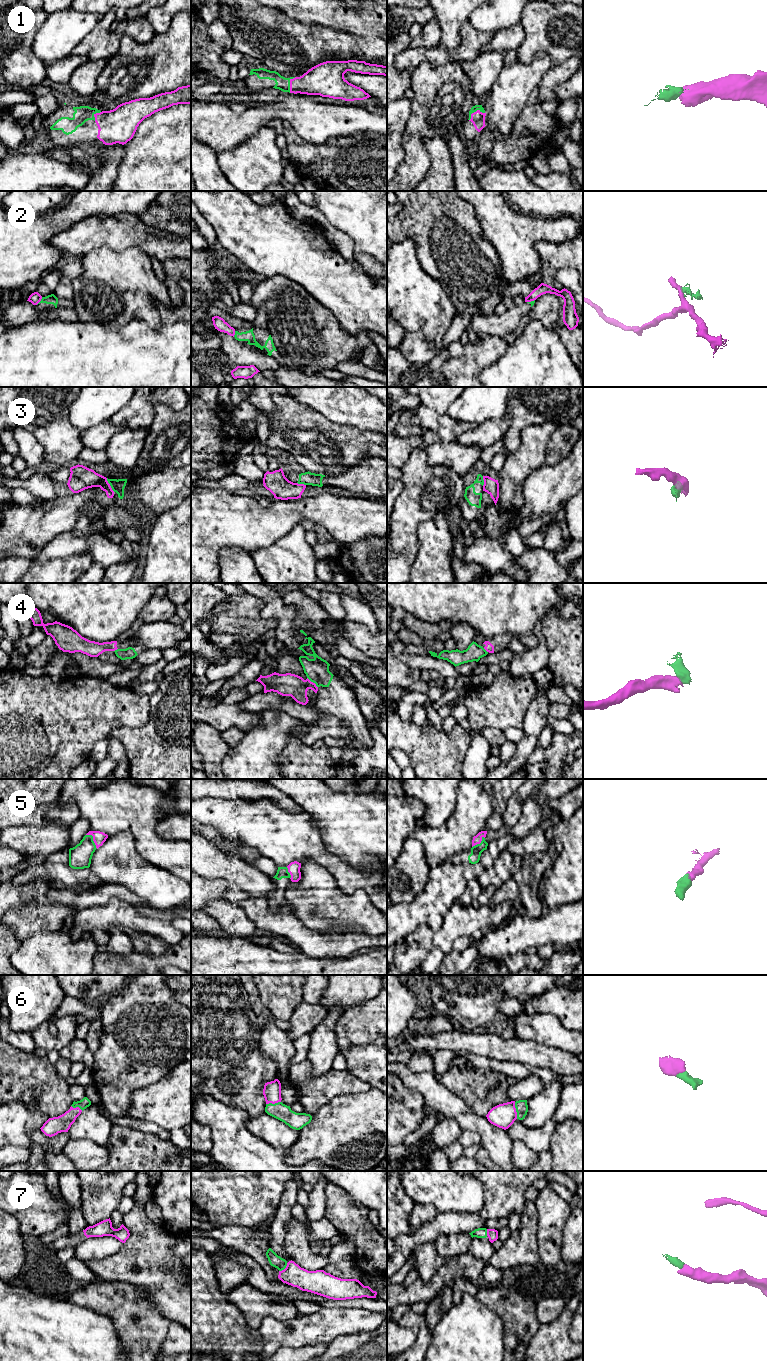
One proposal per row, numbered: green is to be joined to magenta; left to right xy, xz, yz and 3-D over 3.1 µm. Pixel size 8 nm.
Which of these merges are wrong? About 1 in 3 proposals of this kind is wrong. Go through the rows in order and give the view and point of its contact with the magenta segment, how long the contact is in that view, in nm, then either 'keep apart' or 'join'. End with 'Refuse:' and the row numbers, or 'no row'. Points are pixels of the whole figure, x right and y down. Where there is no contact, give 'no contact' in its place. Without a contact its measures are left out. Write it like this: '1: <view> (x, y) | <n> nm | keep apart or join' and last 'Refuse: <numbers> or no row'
1: yz (474, 112) | 140 nm | join
2: xy (39, 301) | 80 nm | keep apart
3: xy (109, 485) | 130 nm | keep apart
4: xz (312, 682) | 120 nm | keep apart
5: xy (93, 839) | 150 nm | join
6: yz (515, 1110) | 140 nm | join
7: xz (285, 1268) | 100 nm | join
Refuse: 2, 3, 4

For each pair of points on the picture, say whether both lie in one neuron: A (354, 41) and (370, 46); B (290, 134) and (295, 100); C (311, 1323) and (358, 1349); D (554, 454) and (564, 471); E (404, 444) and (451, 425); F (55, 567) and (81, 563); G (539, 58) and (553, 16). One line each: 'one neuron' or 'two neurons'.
A: one neuron
B: two neurons
C: two neurons
D: two neurons
E: one neuron
F: one neuron
G: two neurons

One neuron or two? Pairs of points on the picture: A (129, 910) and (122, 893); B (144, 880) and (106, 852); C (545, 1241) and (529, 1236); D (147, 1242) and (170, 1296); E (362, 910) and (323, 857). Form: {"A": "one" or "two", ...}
{"A": "two", "B": "one", "C": "two", "D": "one", "E": "two"}

